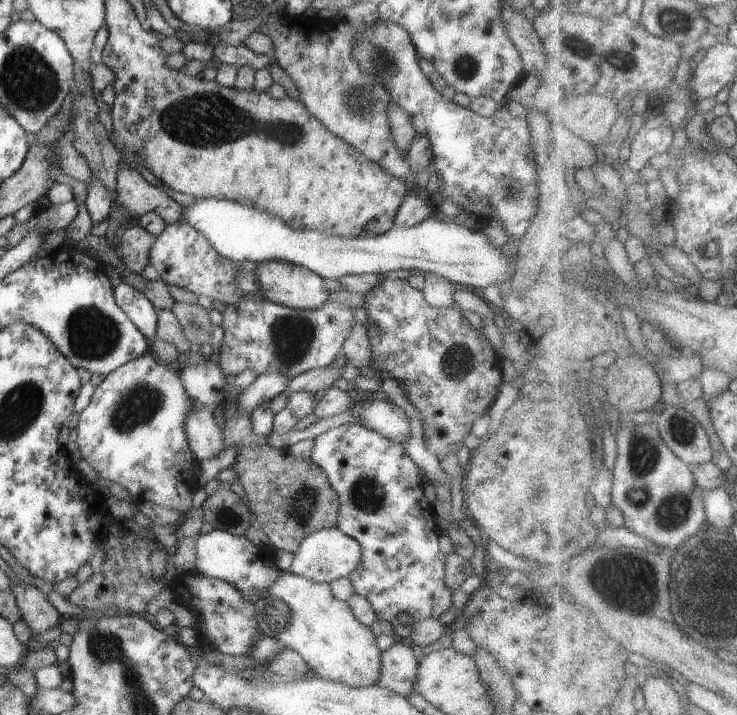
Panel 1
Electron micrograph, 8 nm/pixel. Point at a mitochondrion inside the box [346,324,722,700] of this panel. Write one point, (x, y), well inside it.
(672, 511)

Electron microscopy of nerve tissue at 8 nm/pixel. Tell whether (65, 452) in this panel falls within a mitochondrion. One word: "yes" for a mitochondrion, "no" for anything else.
no

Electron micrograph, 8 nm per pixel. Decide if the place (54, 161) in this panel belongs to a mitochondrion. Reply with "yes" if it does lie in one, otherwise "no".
no

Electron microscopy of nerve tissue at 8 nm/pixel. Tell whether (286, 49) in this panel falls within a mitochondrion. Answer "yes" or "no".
no

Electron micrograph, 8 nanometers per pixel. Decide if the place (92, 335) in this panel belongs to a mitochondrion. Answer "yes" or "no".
yes

